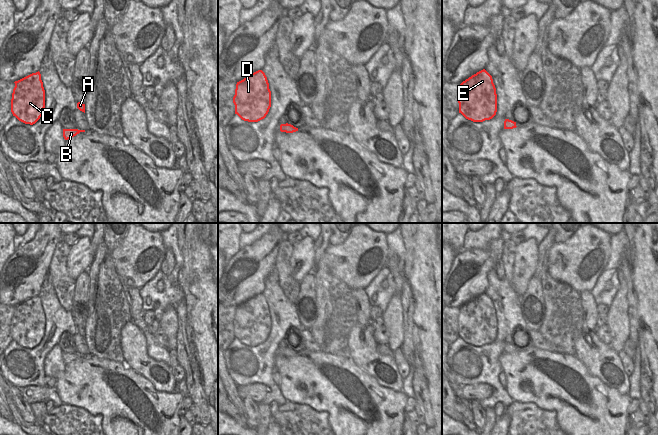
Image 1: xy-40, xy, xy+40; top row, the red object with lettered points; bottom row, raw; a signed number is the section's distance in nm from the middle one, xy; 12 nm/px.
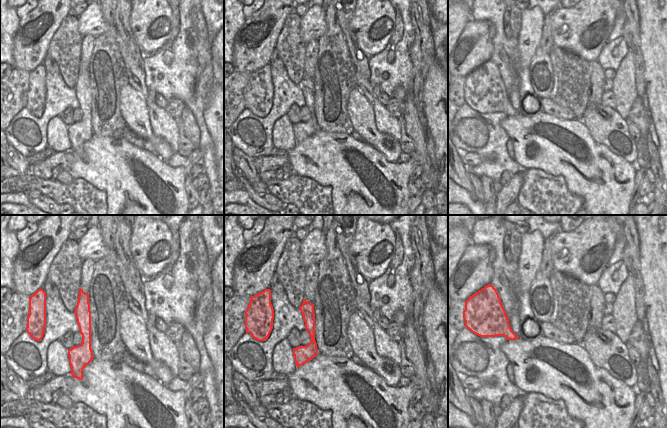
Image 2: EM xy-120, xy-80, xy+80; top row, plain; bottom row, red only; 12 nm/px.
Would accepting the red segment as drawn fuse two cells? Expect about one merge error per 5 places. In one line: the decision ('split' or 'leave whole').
leave whole

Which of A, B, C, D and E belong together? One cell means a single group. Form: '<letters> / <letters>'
A B C D E

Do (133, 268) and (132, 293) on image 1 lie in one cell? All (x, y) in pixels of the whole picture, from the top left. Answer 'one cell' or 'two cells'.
two cells

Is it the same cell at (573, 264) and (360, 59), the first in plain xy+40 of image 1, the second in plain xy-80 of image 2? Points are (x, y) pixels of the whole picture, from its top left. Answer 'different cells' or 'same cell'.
different cells

